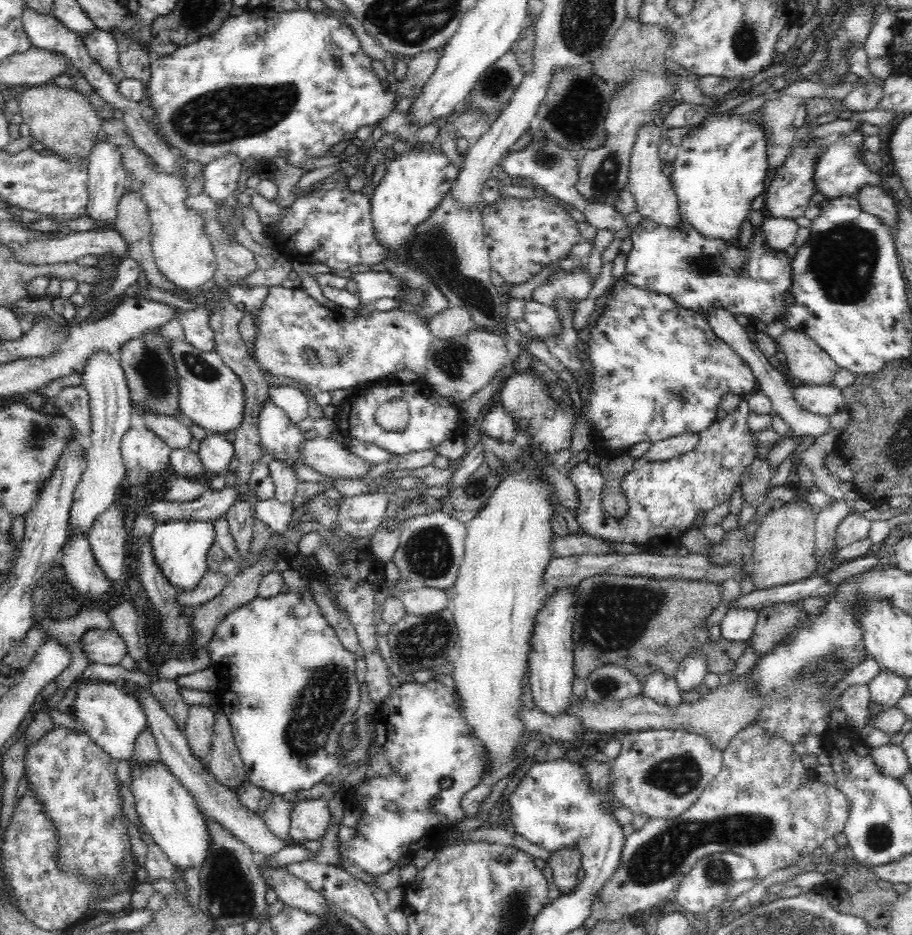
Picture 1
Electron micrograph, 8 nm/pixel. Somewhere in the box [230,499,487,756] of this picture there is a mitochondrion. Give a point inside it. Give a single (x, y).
(428, 552)

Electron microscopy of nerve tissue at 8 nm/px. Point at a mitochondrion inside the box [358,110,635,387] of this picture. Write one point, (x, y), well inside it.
(436, 248)

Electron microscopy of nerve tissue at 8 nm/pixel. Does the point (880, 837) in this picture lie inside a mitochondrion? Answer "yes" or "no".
yes

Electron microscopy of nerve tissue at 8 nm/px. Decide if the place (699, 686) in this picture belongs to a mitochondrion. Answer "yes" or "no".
no

